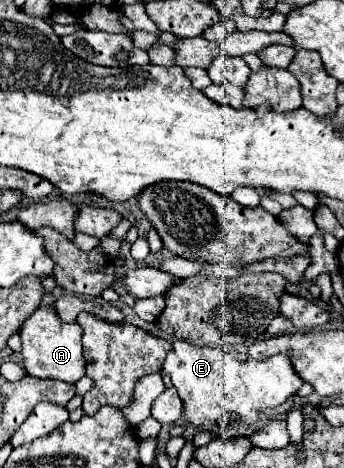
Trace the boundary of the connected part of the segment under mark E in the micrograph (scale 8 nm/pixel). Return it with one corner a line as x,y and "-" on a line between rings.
180,339
174,341
166,355
164,373
172,377
172,385
178,389
178,395
184,401
184,423
196,427
210,423
228,427
234,417
242,417
246,423
252,423
258,419
260,411
284,403
304,383
292,369
288,353
280,353
264,361
238,361
224,349
198,347

